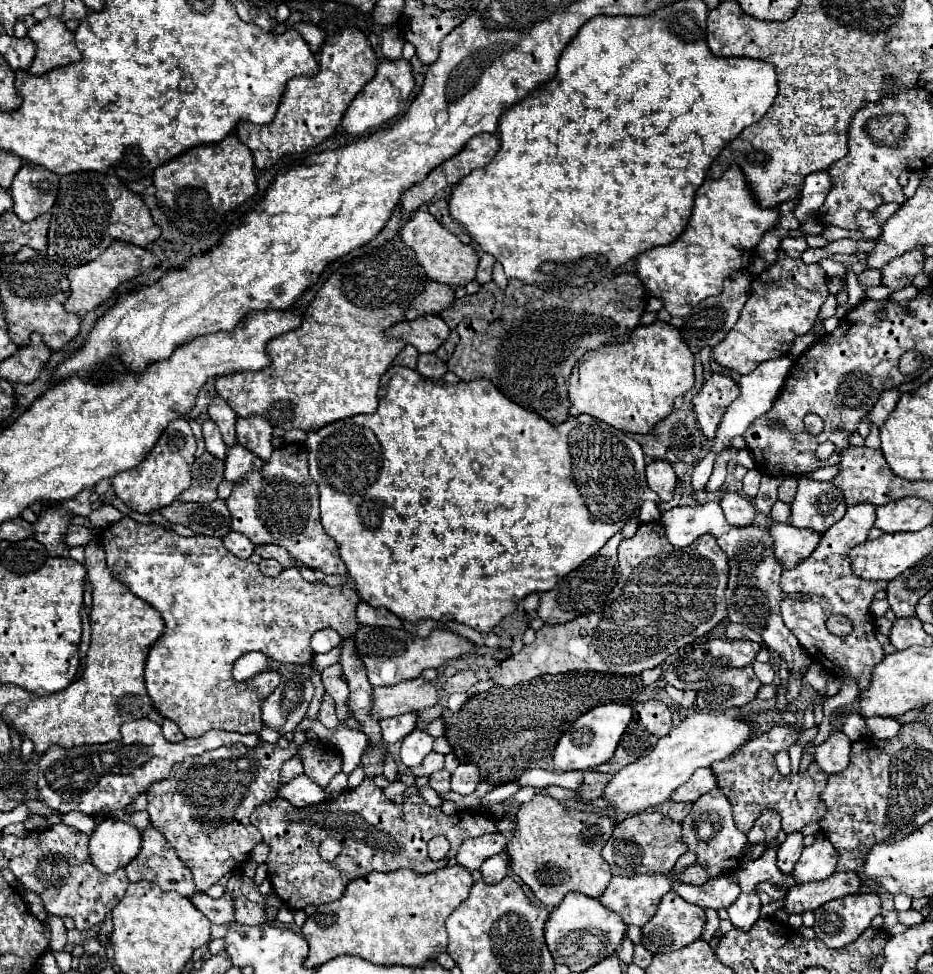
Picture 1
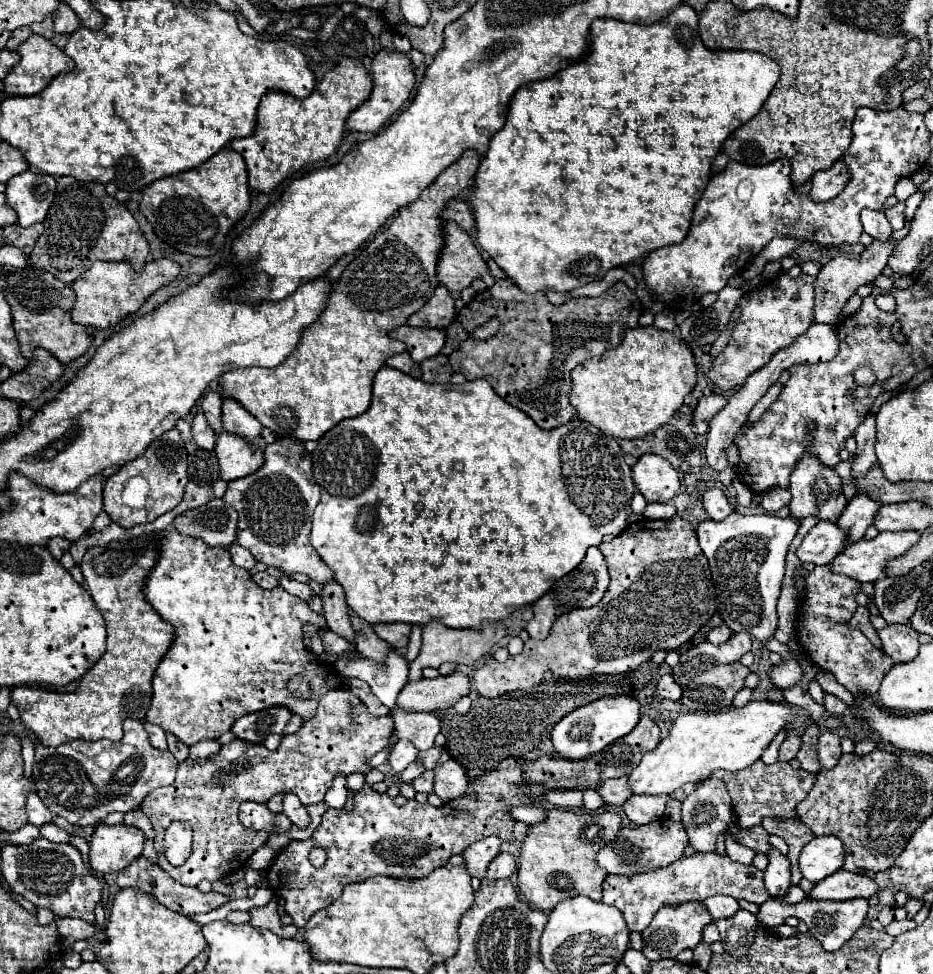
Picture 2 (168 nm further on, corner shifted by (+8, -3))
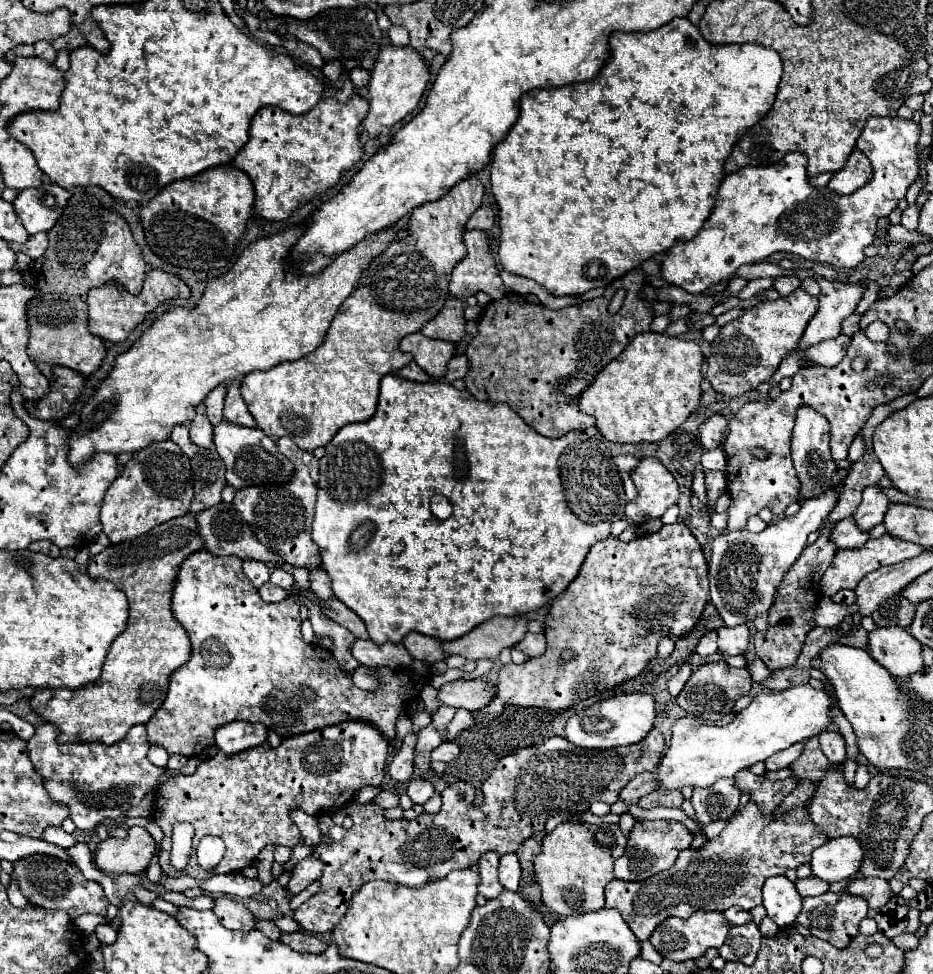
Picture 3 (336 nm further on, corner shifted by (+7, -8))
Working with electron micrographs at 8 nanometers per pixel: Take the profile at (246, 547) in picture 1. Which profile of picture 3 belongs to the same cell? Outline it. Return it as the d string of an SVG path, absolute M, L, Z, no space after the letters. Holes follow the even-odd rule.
M244 561L244 573L254 587L262 587L270 579L270 567L258 561Z

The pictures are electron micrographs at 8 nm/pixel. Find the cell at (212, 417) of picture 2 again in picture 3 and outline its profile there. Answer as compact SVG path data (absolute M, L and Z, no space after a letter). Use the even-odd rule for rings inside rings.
M220 383L216 389L212 389L212 393L208 393L208 397L204 399L206 405L206 413L212 425L218 425L222 421L222 409L224 409L224 395L226 395L226 383Z

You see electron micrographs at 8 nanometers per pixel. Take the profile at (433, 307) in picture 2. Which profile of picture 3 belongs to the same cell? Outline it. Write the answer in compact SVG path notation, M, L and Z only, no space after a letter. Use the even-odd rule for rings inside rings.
M450 297L438 317L434 321L428 321L422 333L430 339L442 339L442 341L452 341L458 343L466 335L466 319L464 319L464 303L462 299Z

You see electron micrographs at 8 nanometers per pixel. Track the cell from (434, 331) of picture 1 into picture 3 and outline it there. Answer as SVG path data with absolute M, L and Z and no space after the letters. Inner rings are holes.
M422 333L406 335L400 341L400 349L414 355L414 361L434 379L444 377L448 361L454 357L456 345L450 341L434 341L424 337Z

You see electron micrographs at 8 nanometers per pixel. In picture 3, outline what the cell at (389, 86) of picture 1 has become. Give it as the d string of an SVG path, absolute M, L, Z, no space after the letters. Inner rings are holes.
M396 45L384 47L374 63L372 77L368 83L370 111L362 123L364 129L372 137L378 137L386 127L392 127L398 121L402 121L408 113L412 113L418 107L424 89L428 85L428 79L430 79L430 71L426 67L424 57L418 51L414 51L412 47L396 47Z

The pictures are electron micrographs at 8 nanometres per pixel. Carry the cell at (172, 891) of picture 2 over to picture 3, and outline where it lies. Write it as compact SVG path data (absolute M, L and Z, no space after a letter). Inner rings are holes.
M222 897L222 899L216 899L216 905L212 909L220 923L226 927L226 929L234 929L234 931L252 931L256 929L256 917L248 911L248 907L236 899L228 899L228 897Z

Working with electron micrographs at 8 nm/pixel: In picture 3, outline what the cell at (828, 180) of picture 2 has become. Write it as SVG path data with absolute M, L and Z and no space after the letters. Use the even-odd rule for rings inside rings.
M854 151L850 157L848 157L848 163L844 165L844 169L840 169L832 181L828 183L828 187L834 191L834 193L840 193L840 195L848 195L852 191L856 191L858 187L866 185L872 177L872 163L868 161L868 157L862 153L862 151Z

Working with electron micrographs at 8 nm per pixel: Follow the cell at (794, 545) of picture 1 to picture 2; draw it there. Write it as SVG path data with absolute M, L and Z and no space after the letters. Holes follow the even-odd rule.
M817 522L797 548L803 564L829 564L845 548L845 532L835 522Z

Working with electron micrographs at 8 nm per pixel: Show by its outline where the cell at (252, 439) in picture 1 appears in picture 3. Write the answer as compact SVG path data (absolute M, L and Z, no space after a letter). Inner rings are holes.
M234 379L226 393L226 405L224 405L224 419L230 423L238 423L244 427L256 427L254 417L248 413L246 403L240 397L240 379Z

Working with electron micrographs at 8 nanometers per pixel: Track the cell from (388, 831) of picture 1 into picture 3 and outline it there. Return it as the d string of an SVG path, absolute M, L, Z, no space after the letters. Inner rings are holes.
M652 729L646 735L646 739L642 739L640 743L628 747L616 747L608 751L590 751L576 747L570 741L564 741L564 737L550 737L538 745L522 747L516 753L510 753L510 757L502 757L502 761L498 761L492 767L492 773L482 781L480 787L466 785L466 781L448 781L448 787L442 791L442 807L434 815L422 813L412 821L408 819L386 821L382 819L382 809L376 803L360 805L352 802L346 807L346 813L353 821L352 829L342 829L342 826L332 822L329 815L322 815L318 818L320 831L332 837L332 845L320 843L320 847L314 851L314 857L320 857L324 861L324 873L320 877L322 889L294 911L294 919L310 933L328 933L346 915L352 895L358 893L360 887L370 879L386 879L388 883L422 887L428 881L446 877L454 869L468 869L476 865L480 857L488 851L494 851L498 855L516 853L516 849L528 837L544 829L550 817L566 815L566 813L568 815L584 813L588 811L588 805L594 801L604 801L610 805L616 803L620 791L630 783L630 779L634 779L638 773L652 771L658 767L662 759L662 751L664 751L664 737L658 729Z

